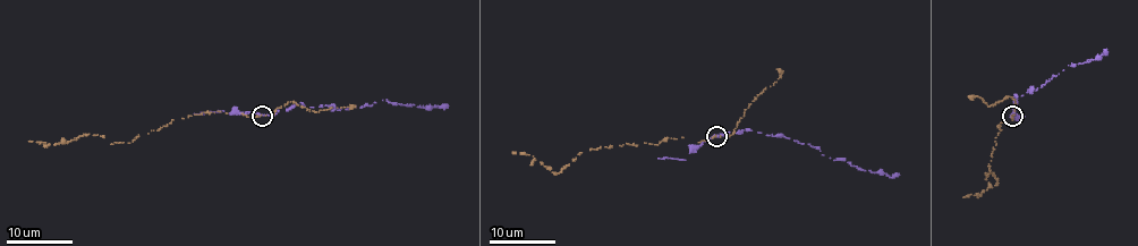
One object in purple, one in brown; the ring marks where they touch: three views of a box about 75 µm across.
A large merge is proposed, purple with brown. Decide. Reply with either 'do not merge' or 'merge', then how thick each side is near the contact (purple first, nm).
do not merge | 240/100 nm

